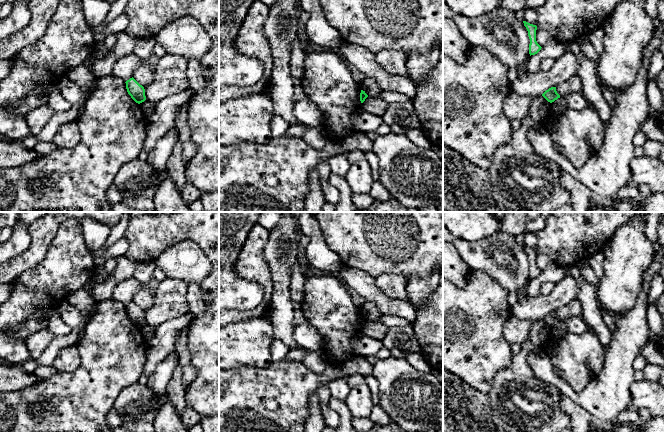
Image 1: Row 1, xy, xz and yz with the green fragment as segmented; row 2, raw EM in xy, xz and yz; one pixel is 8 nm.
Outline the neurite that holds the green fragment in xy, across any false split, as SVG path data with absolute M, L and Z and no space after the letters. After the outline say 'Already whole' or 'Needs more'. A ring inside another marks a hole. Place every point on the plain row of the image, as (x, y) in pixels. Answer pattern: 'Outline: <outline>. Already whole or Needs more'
Outline: M133 301L127 304L126 313L131 322L138 328L146 324L145 313Z. Already whole

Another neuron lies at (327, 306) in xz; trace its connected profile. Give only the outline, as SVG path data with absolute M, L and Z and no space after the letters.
M314 272L306 275L302 311L308 324L323 338L321 354L330 366L340 367L358 354L351 340L361 332L361 309L357 307L348 292L349 288L337 274Z

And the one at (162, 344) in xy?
M188 312L157 326L156 334L146 342L147 361L144 371L148 377L154 373L157 365L174 351L178 333L184 327L189 326L192 320L193 317Z

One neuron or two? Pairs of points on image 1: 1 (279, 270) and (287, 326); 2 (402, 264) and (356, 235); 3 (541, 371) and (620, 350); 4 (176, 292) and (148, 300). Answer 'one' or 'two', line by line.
1: one
2: one
3: one
4: two

